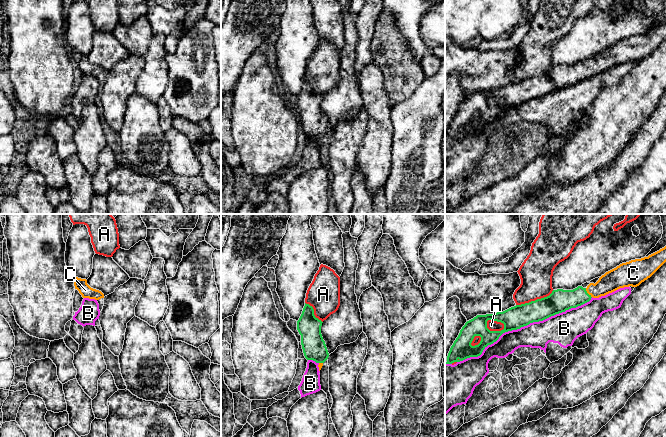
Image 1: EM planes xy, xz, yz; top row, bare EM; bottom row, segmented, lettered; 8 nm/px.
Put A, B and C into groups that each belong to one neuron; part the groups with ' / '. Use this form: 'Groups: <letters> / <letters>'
Groups: A / B / C

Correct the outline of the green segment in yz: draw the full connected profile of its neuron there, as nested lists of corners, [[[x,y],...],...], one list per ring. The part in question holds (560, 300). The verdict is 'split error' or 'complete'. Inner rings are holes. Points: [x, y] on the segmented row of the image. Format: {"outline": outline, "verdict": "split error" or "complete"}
{"outline": [[[666,246],[659,251],[641,259],[622,263],[606,272],[594,284],[586,288],[578,286],[573,290],[557,289],[544,298],[529,303],[516,305],[503,312],[477,315],[467,321],[447,356],[446,364],[460,362],[470,357],[478,357],[483,350],[496,342],[508,331],[517,330],[533,322],[543,321],[551,316],[581,306],[591,300],[612,293],[624,287],[637,287],[650,278],[666,262]],[[487,321],[497,321],[504,324],[501,331],[490,331]],[[475,336],[480,336],[478,345],[471,343]]], "verdict": "split error"}

